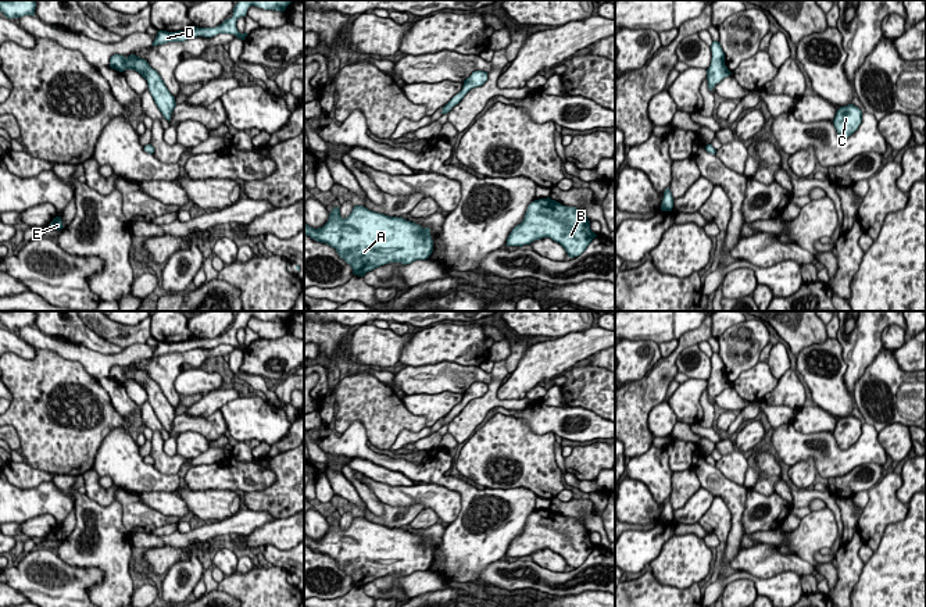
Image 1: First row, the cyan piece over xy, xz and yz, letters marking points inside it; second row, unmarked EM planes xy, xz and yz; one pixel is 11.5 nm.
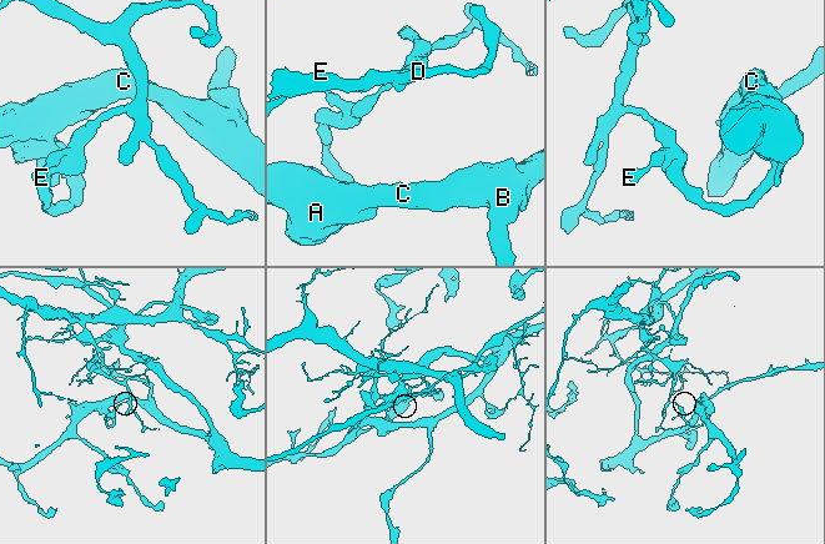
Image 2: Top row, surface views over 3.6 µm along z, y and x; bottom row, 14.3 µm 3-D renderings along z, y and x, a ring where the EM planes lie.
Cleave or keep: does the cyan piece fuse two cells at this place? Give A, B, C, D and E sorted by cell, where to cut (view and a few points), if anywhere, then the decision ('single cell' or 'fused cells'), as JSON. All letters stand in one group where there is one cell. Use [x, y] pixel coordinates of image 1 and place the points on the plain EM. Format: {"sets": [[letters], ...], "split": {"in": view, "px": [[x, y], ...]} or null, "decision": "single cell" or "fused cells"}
{"sets": [["A", "B", "C", "E"], ["D"]], "split": {"in": "xz", "px": [[457, 406], [460, 411]]}, "decision": "fused cells"}

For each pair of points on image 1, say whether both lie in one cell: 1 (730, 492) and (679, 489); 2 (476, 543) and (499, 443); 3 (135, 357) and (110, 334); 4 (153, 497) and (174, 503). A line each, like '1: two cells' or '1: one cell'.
1: two cells
2: two cells
3: two cells
4: one cell

